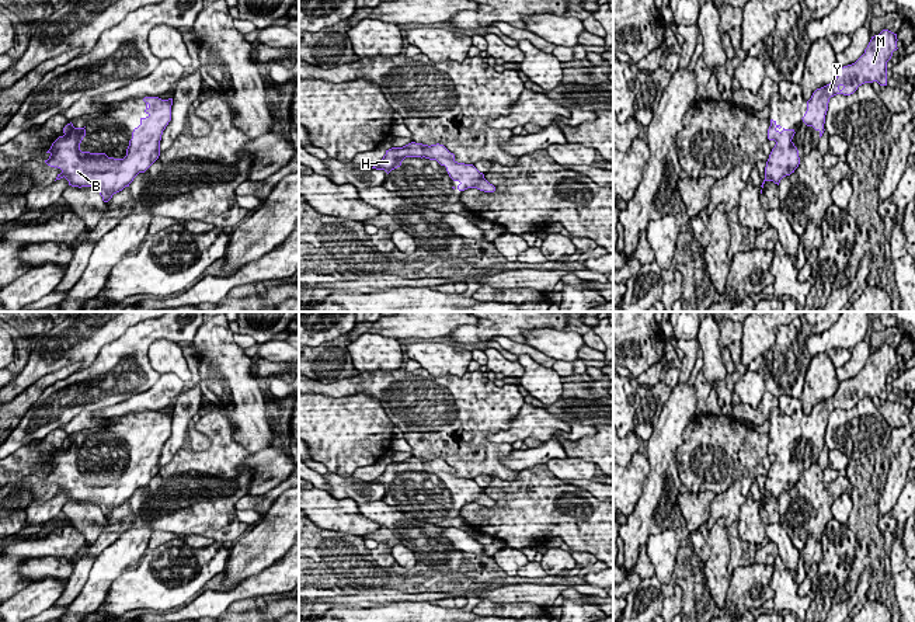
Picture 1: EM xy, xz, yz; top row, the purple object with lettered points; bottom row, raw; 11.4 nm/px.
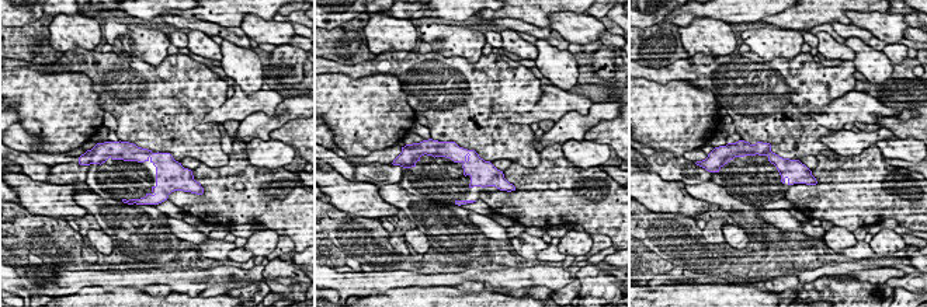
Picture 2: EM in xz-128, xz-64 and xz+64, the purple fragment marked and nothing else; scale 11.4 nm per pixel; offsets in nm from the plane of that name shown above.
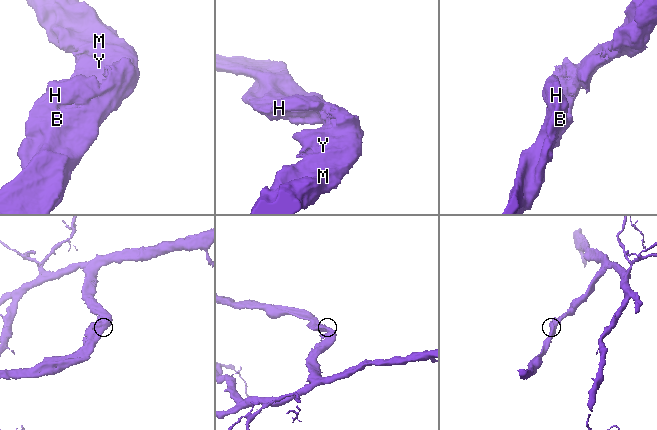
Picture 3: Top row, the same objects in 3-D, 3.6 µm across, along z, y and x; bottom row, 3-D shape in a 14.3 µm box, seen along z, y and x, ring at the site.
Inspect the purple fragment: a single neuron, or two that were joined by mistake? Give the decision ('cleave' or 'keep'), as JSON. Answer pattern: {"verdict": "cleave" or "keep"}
{"verdict": "keep"}

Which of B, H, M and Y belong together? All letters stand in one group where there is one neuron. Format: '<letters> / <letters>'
B H M Y

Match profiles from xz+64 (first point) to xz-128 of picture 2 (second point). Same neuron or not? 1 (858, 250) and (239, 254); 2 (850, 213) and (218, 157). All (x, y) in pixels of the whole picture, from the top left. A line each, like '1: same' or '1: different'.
1: same
2: different

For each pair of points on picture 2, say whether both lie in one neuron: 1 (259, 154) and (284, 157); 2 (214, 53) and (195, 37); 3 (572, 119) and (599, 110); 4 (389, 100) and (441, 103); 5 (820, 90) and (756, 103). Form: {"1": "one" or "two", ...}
{"1": "one", "2": "one", "3": "one", "4": "two", "5": "one"}

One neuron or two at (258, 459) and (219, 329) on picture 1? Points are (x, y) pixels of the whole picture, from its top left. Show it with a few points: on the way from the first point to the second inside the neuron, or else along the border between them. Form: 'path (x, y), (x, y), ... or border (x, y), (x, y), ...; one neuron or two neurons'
border (272, 447), (250, 454); two neurons

